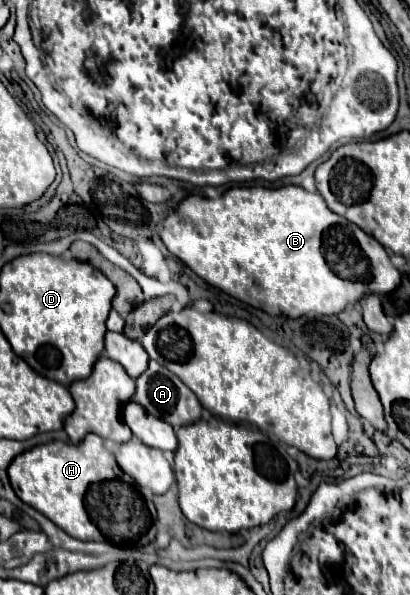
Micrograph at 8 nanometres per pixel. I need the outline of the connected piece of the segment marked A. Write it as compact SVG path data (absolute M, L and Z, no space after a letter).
M150 360L148 370L140 378L136 378L134 400L138 404L142 404L146 408L146 412L150 412L152 416L168 422L174 430L188 426L188 424L194 424L202 418L202 406L200 406L196 394L192 394L178 376L174 376L168 368L164 368L156 360Z

